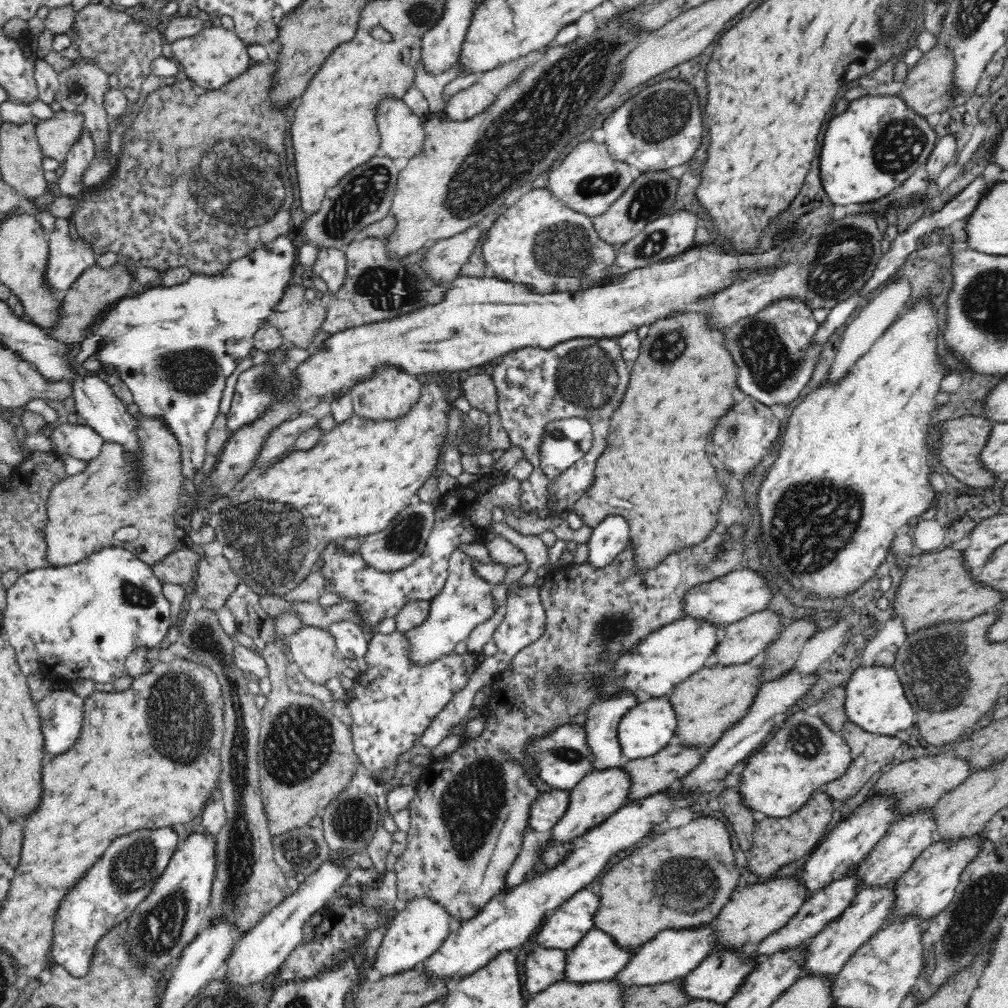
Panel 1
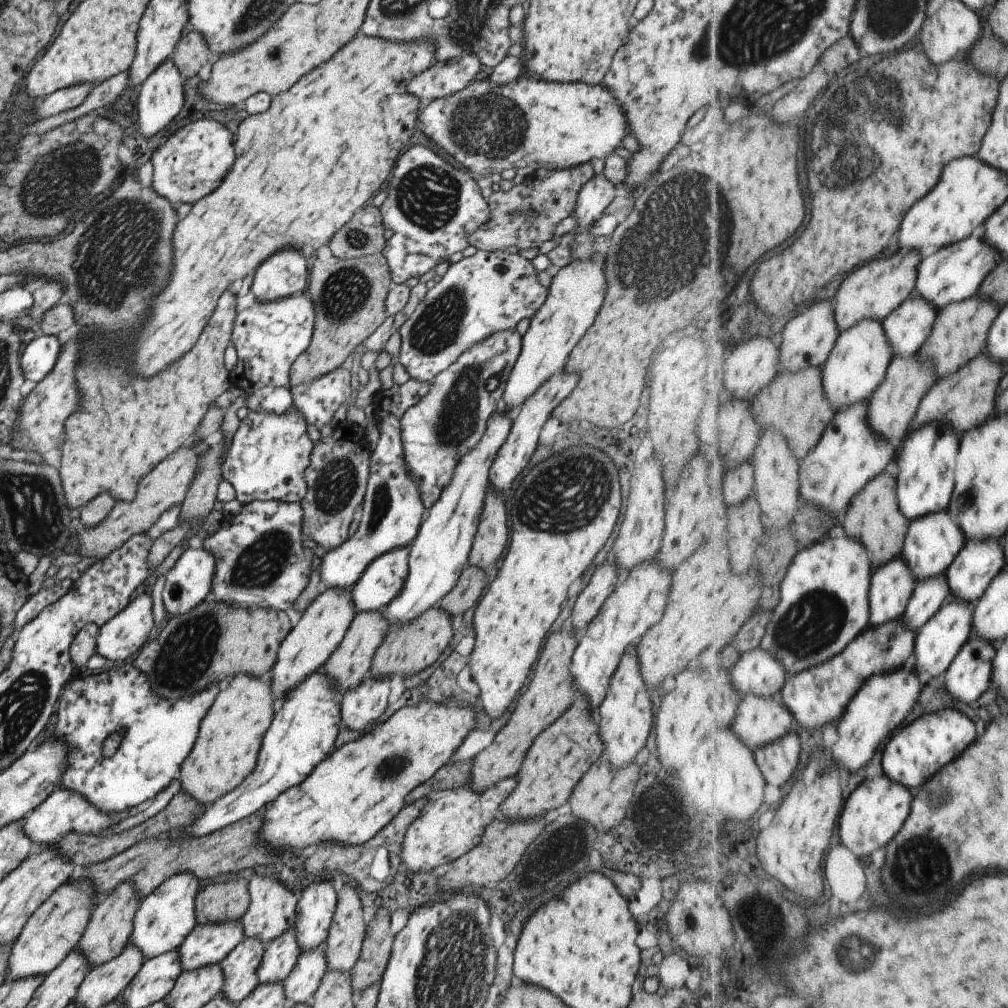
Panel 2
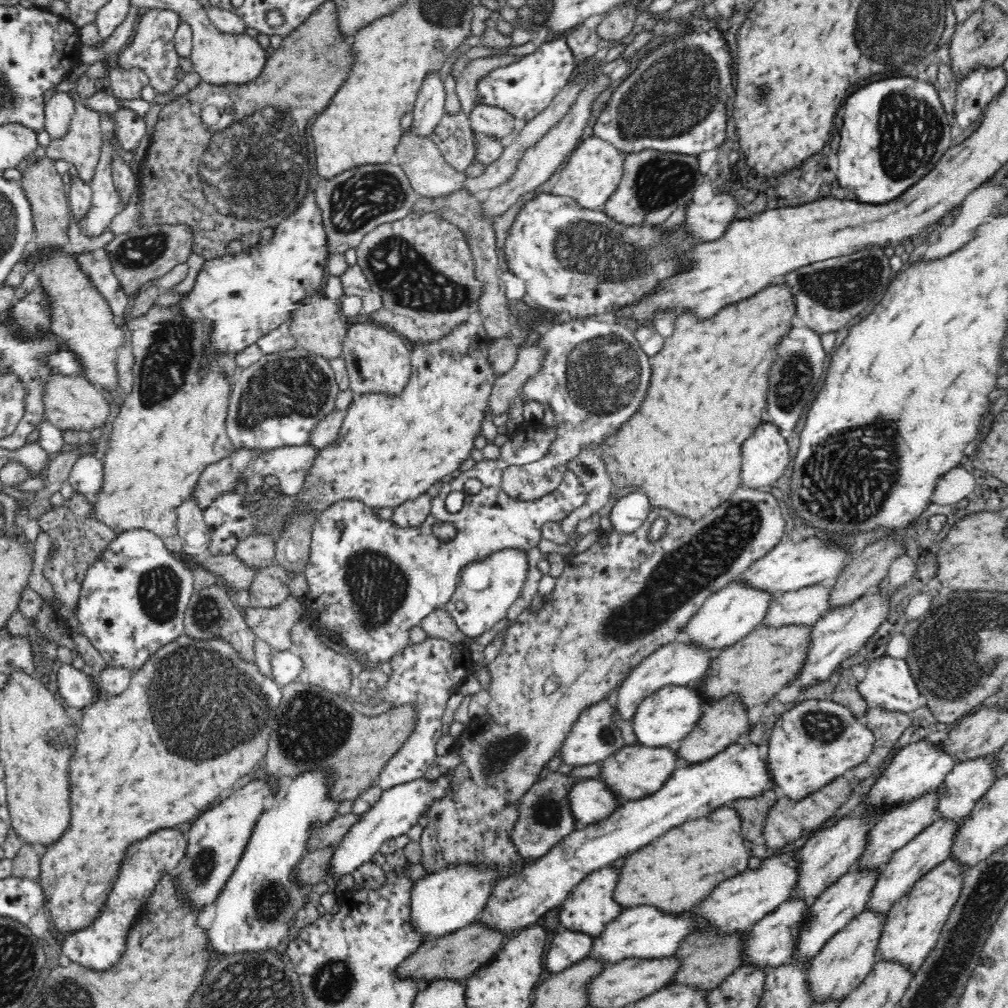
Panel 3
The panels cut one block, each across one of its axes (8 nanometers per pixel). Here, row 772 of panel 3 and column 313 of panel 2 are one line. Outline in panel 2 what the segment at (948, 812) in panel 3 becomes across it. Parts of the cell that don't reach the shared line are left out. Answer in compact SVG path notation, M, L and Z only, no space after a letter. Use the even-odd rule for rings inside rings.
M321 941L315 948L301 952L295 966L282 981L288 1005L310 1004L314 990L319 986L320 978L327 970L325 947L326 942Z

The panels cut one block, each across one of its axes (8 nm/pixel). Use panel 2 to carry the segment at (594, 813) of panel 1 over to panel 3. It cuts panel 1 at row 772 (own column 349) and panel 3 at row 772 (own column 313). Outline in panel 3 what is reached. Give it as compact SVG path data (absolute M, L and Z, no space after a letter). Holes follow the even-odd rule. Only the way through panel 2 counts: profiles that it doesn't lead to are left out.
M638 744L624 745L614 755L603 760L599 768L599 780L620 802L640 800L656 792L680 765L672 747L646 748Z

